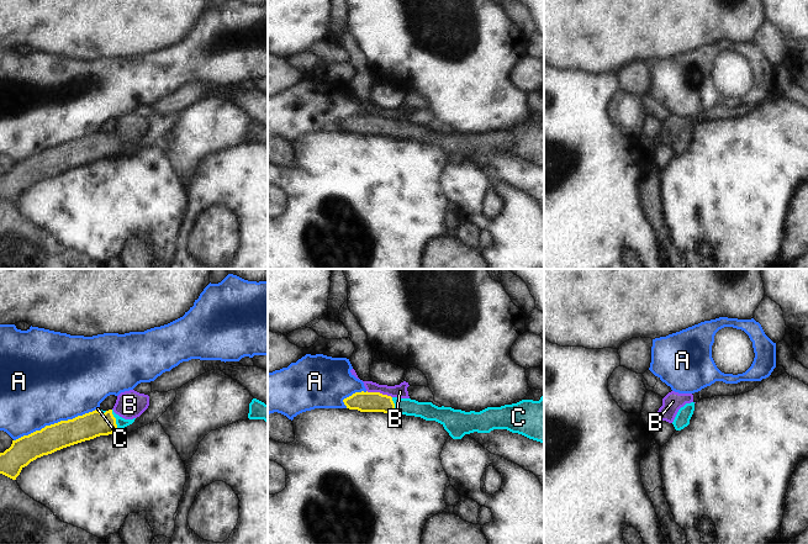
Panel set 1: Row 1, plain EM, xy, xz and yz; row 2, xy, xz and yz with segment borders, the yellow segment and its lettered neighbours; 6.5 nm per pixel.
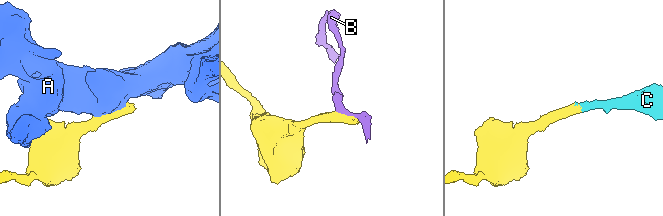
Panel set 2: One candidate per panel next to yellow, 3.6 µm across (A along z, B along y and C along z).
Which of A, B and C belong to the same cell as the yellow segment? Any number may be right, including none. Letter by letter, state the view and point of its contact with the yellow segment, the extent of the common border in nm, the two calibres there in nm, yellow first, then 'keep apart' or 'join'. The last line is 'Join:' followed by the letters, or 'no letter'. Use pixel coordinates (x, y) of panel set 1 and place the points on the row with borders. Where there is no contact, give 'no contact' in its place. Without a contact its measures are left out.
A: xy (54, 423) | 600 nm | 170/500 nm | keep apart
B: xz (379, 392) | 180 nm | 130/90 nm | keep apart
C: xy (115, 418) | 130 nm | 170/70 nm | join
Join: C

